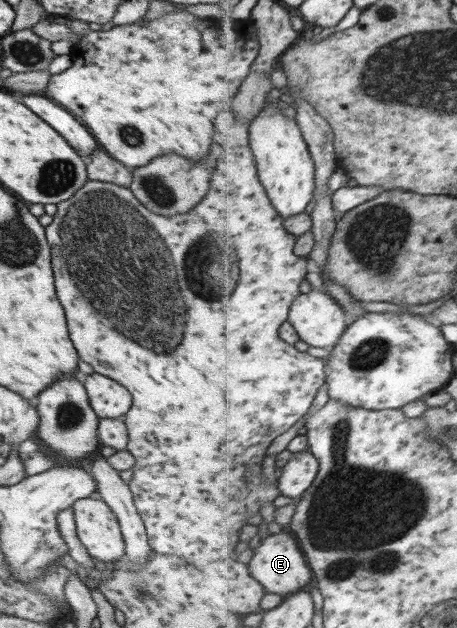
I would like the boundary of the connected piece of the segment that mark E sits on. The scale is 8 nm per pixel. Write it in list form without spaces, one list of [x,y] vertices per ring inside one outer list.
[[[284,532],[267,536],[263,541],[250,541],[246,546],[246,558],[252,558],[250,572],[254,572],[254,579],[263,585],[268,593],[293,595],[298,591],[306,591],[310,588],[312,580],[311,566],[306,562],[300,550],[298,542]]]

